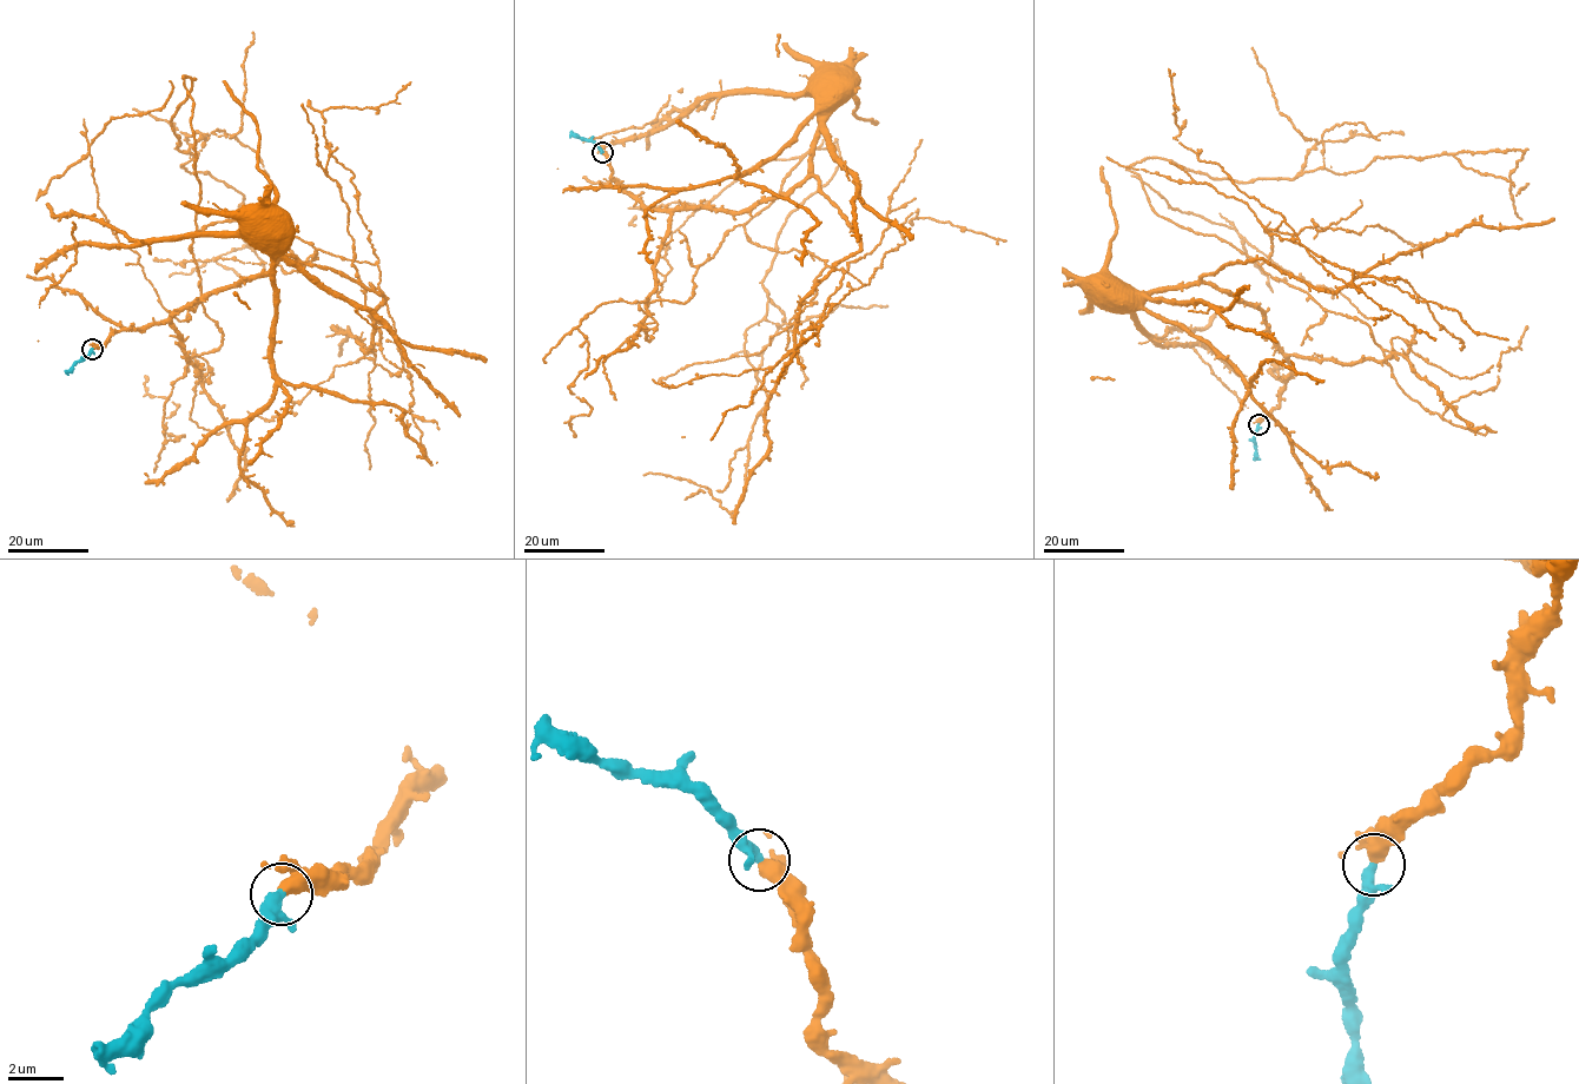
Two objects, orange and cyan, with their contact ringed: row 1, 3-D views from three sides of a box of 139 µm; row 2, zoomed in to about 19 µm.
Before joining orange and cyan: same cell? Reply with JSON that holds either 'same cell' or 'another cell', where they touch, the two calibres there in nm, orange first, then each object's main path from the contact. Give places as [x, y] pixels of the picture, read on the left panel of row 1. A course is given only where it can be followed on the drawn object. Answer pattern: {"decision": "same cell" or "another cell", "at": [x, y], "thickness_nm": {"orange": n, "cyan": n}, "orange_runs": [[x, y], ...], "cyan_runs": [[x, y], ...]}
{"decision": "same cell", "at": [92, 349], "thickness_nm": {"orange": 320, "cyan": 280}, "orange_runs": [[92, 349], [270, 275], [279, 258], [249, 232], [248, 222]], "cyan_runs": [[92, 349], [91, 354], [67, 371], [67, 375]]}

